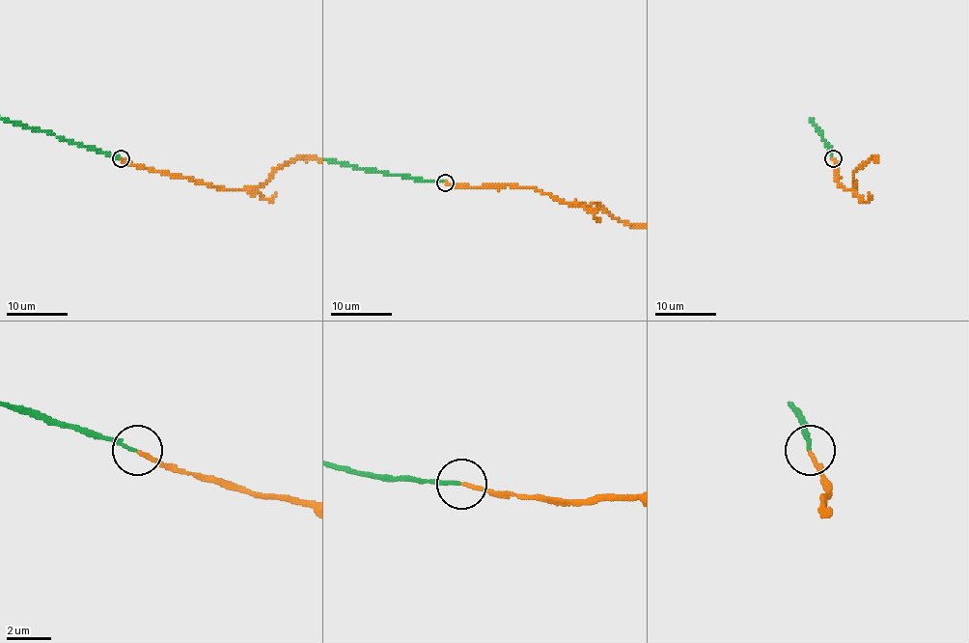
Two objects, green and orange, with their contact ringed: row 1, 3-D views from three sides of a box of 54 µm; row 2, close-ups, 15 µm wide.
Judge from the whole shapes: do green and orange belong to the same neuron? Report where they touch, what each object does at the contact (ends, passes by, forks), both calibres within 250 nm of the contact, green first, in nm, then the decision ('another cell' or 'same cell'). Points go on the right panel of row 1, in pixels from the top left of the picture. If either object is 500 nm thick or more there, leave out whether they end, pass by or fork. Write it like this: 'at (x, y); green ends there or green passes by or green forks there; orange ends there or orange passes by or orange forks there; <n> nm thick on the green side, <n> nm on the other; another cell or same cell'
at (833, 158); green ends there; orange ends there; 130 nm thick on the green side, 170 nm on the other; same cell

